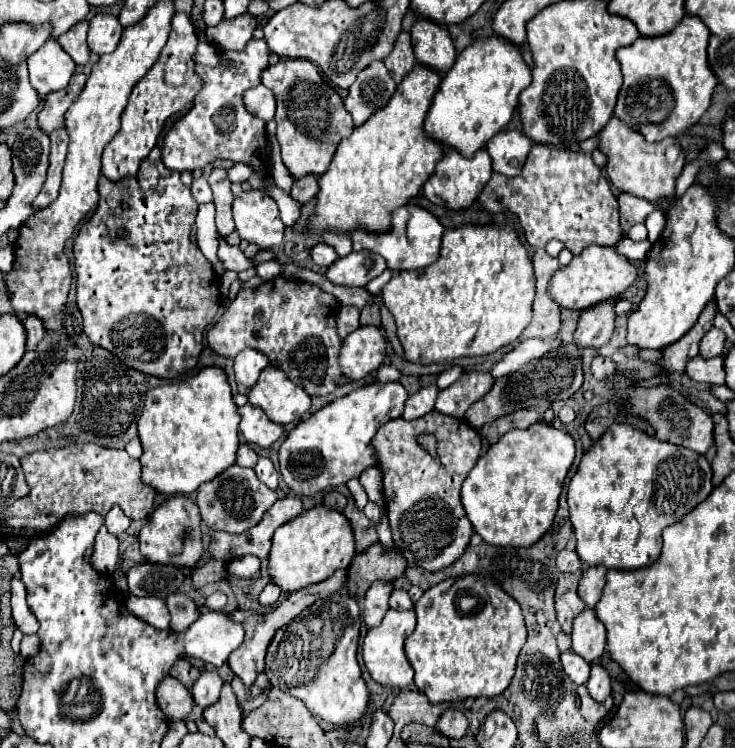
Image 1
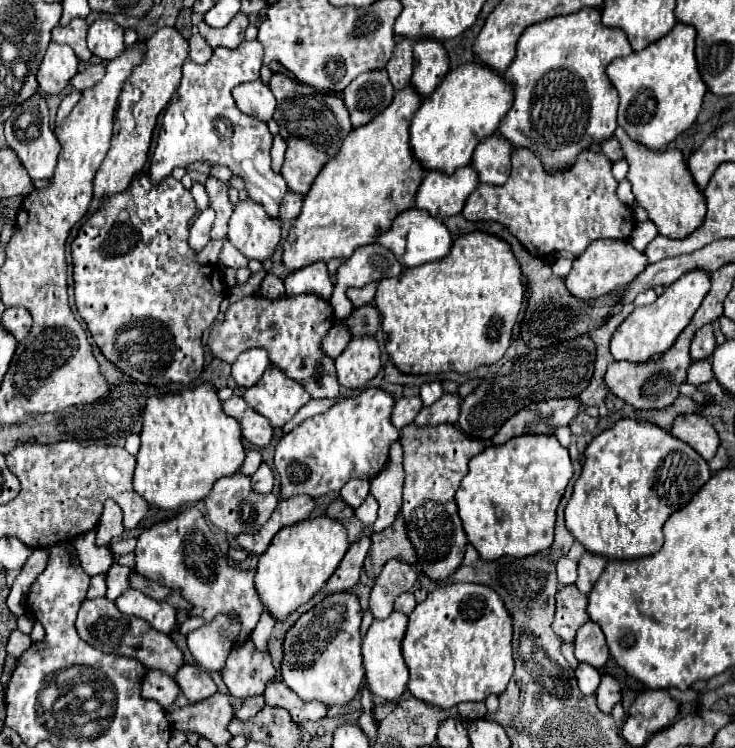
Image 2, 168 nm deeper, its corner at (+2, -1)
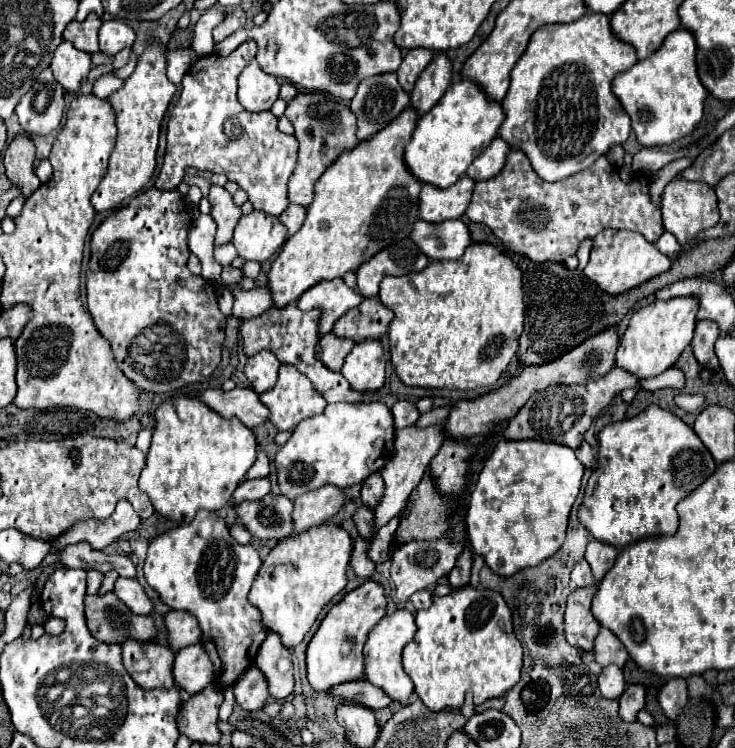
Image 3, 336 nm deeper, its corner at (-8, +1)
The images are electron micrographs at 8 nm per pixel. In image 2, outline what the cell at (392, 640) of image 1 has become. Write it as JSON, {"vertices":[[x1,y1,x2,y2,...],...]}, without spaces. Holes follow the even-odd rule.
{"vertices":[[391,612,391,616,387,616,385,620,373,620,363,638,363,664,367,672,365,674,367,688,371,690,371,694,389,702,397,700,405,692,409,680,409,670,401,656,401,642,405,630,407,630,407,616,401,612]]}

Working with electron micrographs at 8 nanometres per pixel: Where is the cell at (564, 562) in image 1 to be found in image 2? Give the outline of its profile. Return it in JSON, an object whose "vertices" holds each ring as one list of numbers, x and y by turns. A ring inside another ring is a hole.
{"vertices":[[563,556,559,562,557,562,557,576,559,576,559,582,563,586,569,586,569,584,575,584,577,580,577,562]]}

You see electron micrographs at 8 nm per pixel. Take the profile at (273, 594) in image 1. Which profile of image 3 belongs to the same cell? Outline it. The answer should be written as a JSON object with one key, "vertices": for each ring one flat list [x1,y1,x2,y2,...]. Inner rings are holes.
{"vertices":[[267,632,265,642,261,644,255,664,263,670,269,682,269,694,277,700,285,700,295,686,291,650,281,642,277,632]]}

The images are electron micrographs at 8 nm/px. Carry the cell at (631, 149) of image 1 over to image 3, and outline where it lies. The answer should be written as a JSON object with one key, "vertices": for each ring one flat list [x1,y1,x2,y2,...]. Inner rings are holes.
{"vertices":[[677,174,663,192,661,200,661,212,663,212,663,226,667,232,671,232,679,244,685,244,687,240,695,238,701,230,707,230,717,224,719,210,717,210,717,198,711,186,705,182,687,182,681,174]]}

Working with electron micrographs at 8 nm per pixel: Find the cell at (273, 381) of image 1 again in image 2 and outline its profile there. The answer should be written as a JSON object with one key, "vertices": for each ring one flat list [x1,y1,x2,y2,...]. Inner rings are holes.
{"vertices":[[273,364,253,388,245,390,243,398,253,410,263,414,273,428,281,428,303,404,311,400,309,392,305,392,301,384,285,376,285,372]]}

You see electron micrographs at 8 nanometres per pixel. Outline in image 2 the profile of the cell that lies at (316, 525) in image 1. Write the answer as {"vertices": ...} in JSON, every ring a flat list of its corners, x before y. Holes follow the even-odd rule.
{"vertices":[[313,518,277,532,267,552,261,554,255,572,255,590,261,596,265,610,275,620,289,618,299,606,309,602,333,576,349,548,347,530,333,518]]}

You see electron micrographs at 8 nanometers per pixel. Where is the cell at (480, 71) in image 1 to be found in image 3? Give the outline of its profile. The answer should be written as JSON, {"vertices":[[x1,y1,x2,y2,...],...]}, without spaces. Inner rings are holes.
{"vertices":[[453,82,441,100,419,118,411,142,405,148,405,164,421,182,447,188,463,176,469,164,491,144,503,120,505,110,501,102,491,100,477,82]]}

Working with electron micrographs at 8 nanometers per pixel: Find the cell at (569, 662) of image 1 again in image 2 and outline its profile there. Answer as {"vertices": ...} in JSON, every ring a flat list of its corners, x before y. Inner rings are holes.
{"vertices":[[579,664,577,668,577,682,583,694,595,694,601,682,601,670,589,666,589,664]]}

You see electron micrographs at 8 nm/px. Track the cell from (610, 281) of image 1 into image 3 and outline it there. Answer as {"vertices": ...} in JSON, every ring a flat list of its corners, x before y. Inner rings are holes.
{"vertices":[[603,230,593,240,593,250,589,264,585,266,583,274,593,280,603,292,607,294,623,294,653,276,663,274,671,266,671,258,661,254,651,242,647,242,641,234,627,232,627,230]]}

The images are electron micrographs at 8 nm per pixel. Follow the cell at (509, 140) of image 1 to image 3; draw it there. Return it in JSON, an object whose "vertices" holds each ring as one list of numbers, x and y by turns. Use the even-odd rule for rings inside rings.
{"vertices":[[497,136,485,148,485,152,473,160,473,164,467,168,467,176,471,176,475,182,495,178,503,170,509,150,511,150,511,146,503,138]]}

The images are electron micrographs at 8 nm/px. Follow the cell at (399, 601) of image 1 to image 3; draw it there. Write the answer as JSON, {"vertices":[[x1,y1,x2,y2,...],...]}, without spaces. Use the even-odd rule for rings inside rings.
{"vertices":[[419,590,419,592,415,592,409,600,413,602,415,610,419,612,419,610,425,610,425,608,429,608,429,606,431,606,431,598,433,598,431,590]]}

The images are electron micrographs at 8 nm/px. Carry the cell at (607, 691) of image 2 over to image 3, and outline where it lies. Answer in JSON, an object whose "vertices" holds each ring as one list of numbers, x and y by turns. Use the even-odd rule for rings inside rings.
{"vertices":[[629,684,619,698,619,716,625,722,633,722,637,712,643,708,643,704,645,704,645,688,637,684]]}

